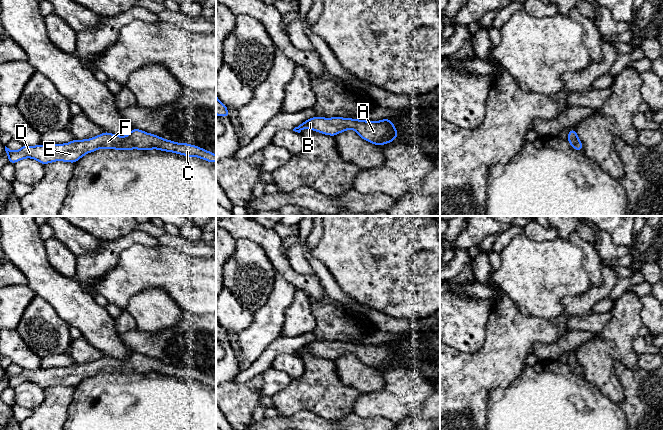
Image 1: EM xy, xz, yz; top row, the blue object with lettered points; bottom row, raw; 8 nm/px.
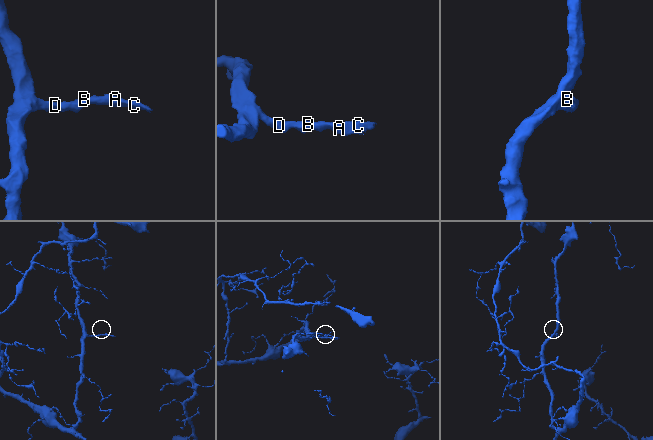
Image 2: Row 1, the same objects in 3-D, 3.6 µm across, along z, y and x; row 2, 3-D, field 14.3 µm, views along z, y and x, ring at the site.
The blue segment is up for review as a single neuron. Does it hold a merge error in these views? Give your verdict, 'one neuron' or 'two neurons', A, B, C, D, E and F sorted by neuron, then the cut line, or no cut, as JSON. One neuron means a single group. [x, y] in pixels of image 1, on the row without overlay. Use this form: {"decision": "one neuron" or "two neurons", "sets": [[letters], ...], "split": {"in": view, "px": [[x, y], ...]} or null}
{"decision": "one neuron", "sets": [["A", "B", "C", "D", "E", "F"]], "split": null}

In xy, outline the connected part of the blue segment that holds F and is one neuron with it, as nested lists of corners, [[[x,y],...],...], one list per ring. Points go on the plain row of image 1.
[[[131,353],[128,360],[118,360],[112,357],[103,356],[102,358],[85,364],[74,363],[65,368],[50,368],[27,370],[12,375],[5,370],[8,378],[8,385],[15,388],[24,382],[33,382],[42,389],[54,386],[65,385],[76,387],[87,377],[91,377],[100,372],[116,374],[151,374],[173,376],[188,381],[199,381],[212,388],[216,385],[216,379],[195,369],[188,367],[176,367],[171,364],[163,363],[157,359],[146,357],[140,353]]]

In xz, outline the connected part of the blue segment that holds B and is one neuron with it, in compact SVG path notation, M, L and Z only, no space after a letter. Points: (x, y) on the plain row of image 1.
M312 341L304 347L299 348L293 355L300 357L304 352L333 361L343 355L352 353L355 354L362 363L377 370L391 367L398 361L396 351L389 342L381 345L364 345L361 343L356 344L342 341Z

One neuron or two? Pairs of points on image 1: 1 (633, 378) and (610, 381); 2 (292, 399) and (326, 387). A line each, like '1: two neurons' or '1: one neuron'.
1: two neurons
2: one neuron

